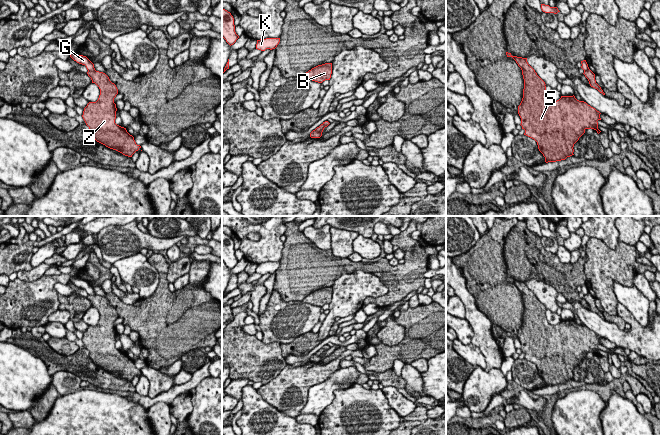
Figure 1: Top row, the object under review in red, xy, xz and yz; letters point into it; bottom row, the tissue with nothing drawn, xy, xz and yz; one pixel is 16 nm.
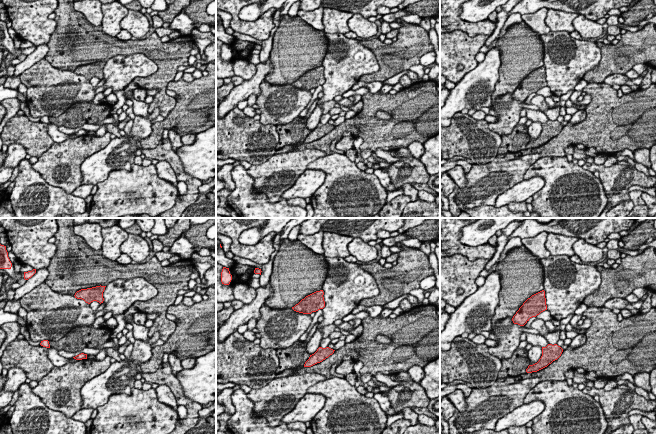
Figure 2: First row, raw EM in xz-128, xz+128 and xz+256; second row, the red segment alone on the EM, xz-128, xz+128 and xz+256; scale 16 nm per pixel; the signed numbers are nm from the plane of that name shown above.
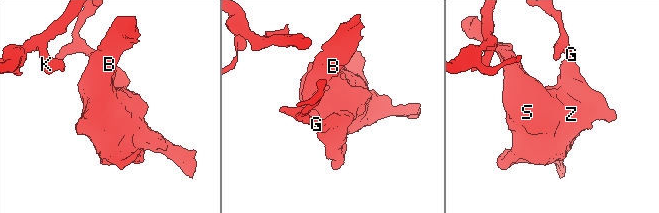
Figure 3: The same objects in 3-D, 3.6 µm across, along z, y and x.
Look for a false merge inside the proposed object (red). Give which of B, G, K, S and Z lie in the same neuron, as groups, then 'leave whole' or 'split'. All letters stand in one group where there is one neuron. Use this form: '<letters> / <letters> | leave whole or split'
B S Z / G K | split

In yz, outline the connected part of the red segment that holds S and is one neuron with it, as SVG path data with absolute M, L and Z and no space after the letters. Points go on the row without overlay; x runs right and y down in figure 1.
M506 276L507 281L512 281L522 294L524 303L523 322L518 330L518 338L521 342L524 359L537 366L539 375L545 381L545 386L565 384L574 376L574 368L585 357L586 353L594 353L599 358L598 344L600 336L584 325L579 325L575 320L561 320L557 325L551 325L547 321L546 308L528 288L527 282L512 280Z

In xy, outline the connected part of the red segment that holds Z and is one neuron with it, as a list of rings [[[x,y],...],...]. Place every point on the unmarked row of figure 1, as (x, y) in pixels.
[[[88,295],[87,298],[100,313],[98,324],[89,326],[82,339],[91,360],[106,371],[132,381],[141,370],[136,368],[126,352],[115,347],[117,332],[114,322],[118,318],[116,309],[103,296]]]

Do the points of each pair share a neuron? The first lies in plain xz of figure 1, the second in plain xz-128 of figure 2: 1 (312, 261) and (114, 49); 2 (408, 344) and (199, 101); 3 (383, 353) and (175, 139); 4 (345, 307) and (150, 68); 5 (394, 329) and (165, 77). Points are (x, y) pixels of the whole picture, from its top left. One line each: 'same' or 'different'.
1: same
2: same
3: different
4: same
5: same

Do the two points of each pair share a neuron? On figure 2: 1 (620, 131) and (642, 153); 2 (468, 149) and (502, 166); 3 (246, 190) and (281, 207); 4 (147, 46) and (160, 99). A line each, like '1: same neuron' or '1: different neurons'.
1: different neurons
2: different neurons
3: same neuron
4: same neuron

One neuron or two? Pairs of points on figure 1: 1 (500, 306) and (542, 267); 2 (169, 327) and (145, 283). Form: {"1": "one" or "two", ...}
{"1": "two", "2": "two"}

